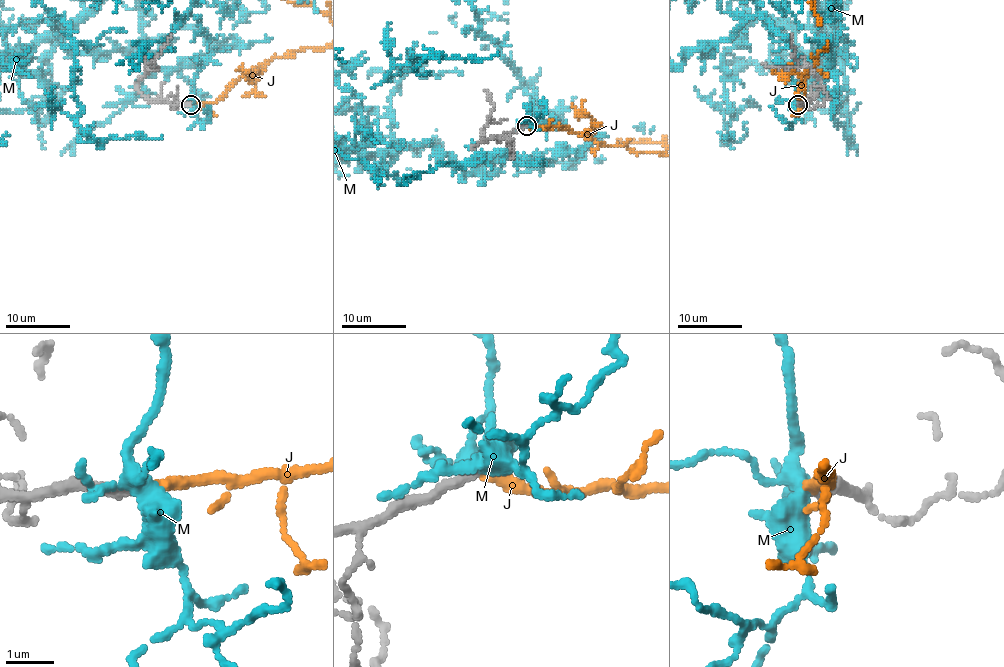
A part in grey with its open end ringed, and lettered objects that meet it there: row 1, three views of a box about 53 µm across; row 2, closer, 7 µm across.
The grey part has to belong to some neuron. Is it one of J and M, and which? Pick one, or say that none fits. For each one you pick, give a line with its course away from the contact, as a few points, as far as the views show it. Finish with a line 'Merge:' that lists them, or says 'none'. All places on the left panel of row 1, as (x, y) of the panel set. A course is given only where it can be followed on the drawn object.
Merge: J

